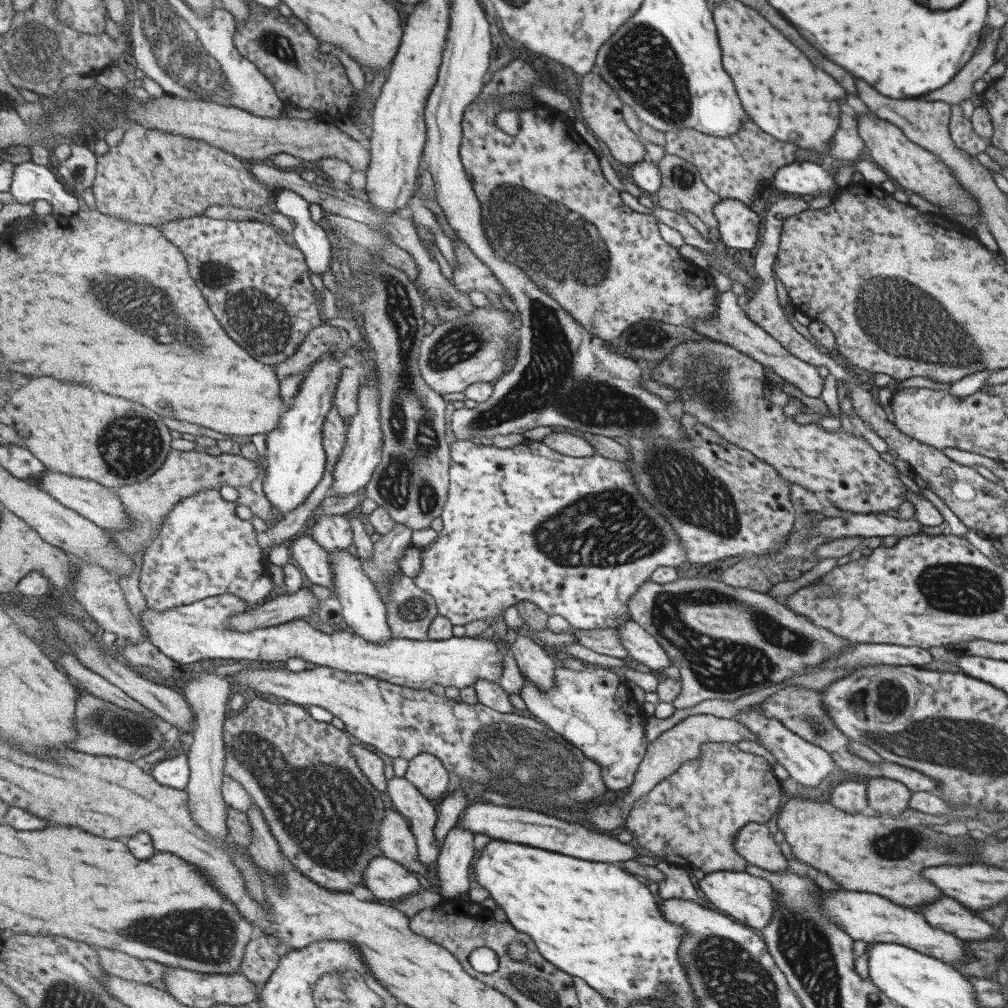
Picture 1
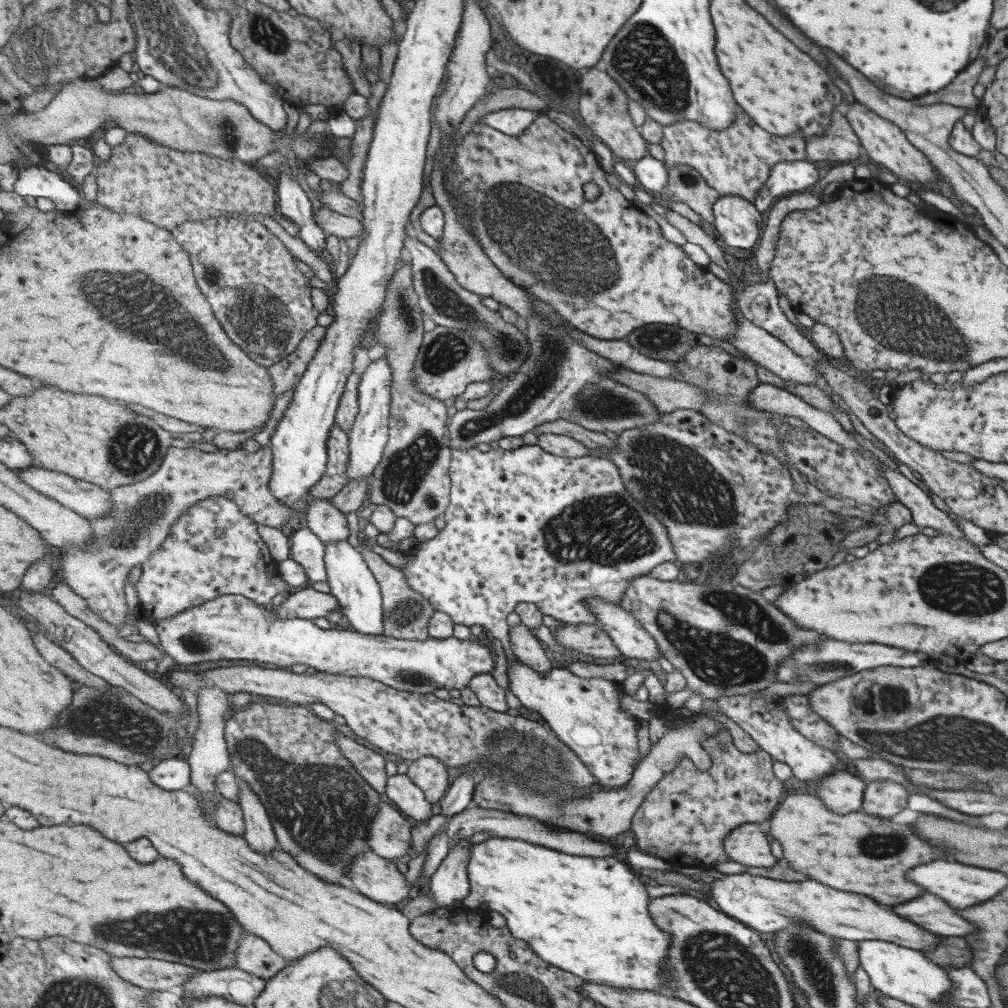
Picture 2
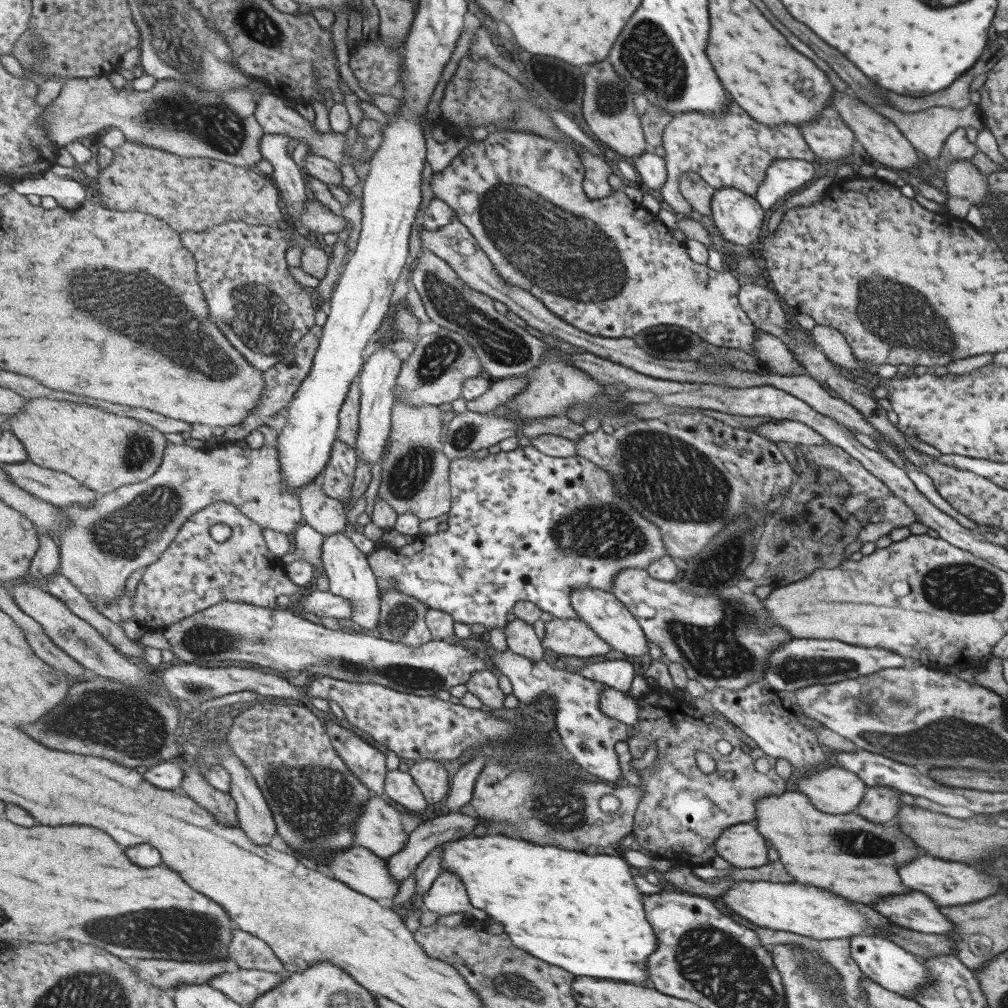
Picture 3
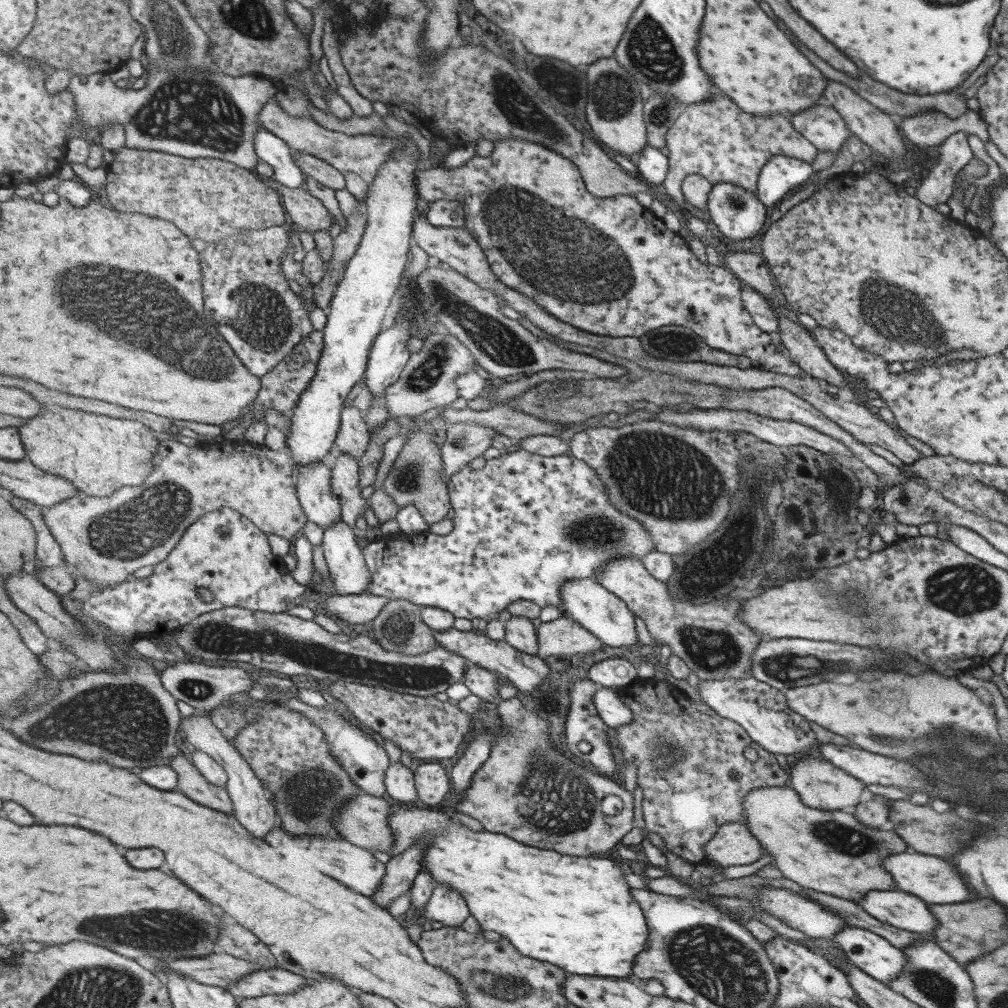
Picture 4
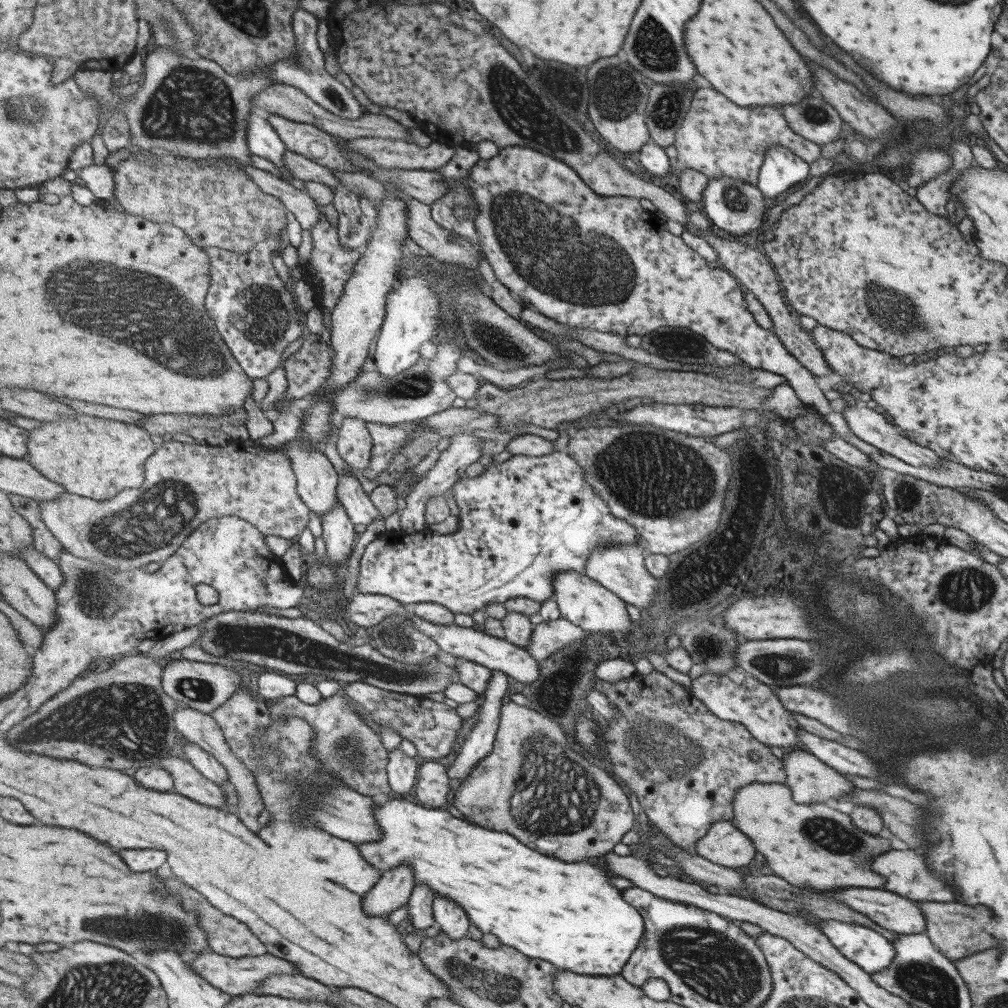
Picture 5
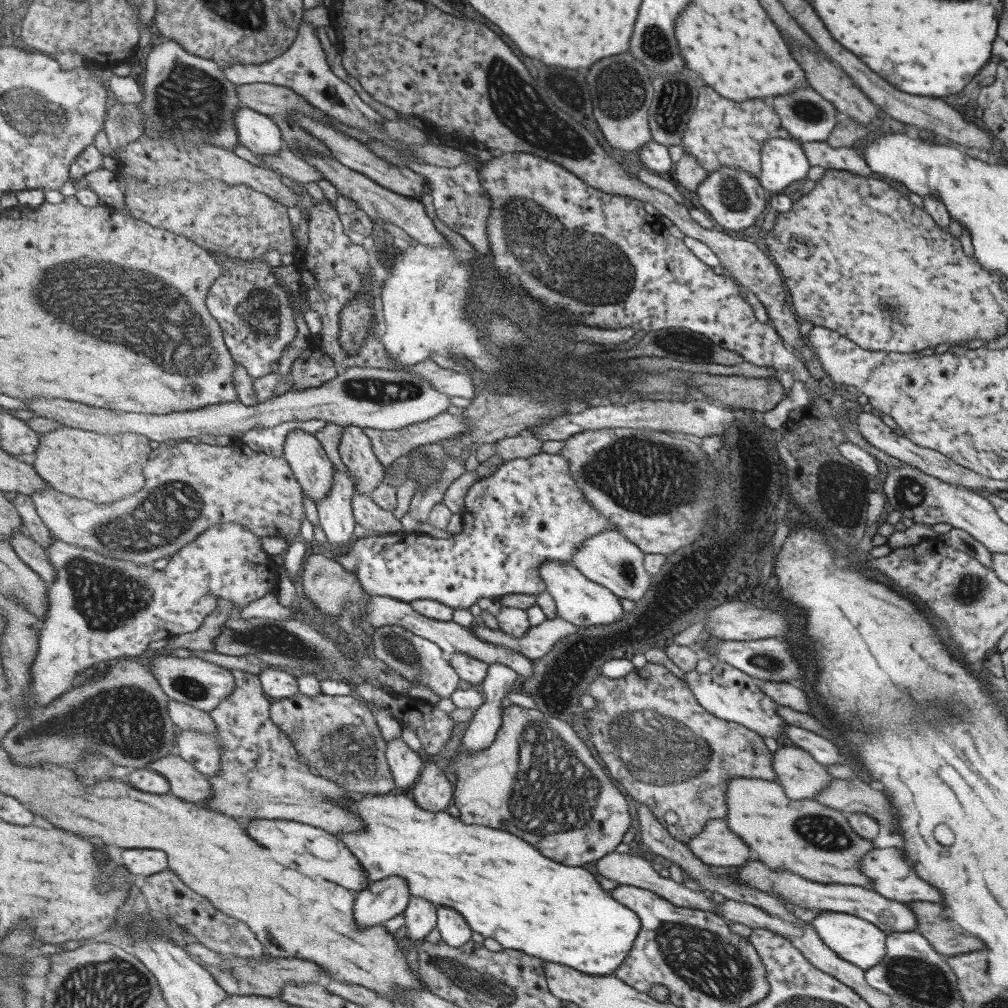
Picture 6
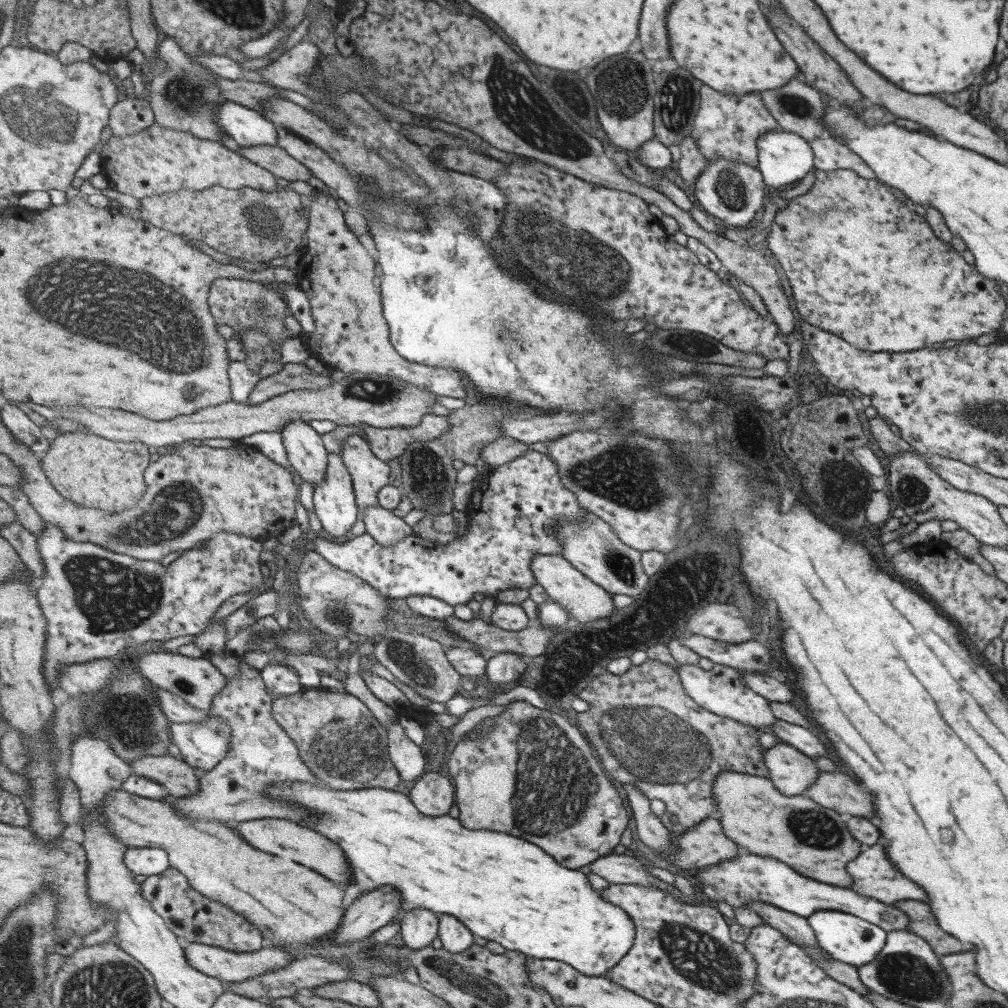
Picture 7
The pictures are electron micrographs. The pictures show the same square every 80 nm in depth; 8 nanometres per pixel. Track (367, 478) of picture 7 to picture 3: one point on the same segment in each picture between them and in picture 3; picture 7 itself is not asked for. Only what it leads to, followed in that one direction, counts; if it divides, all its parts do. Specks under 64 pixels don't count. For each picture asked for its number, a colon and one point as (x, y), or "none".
3: (350, 413)
4: (354, 438)
5: (354, 443)
6: (355, 449)

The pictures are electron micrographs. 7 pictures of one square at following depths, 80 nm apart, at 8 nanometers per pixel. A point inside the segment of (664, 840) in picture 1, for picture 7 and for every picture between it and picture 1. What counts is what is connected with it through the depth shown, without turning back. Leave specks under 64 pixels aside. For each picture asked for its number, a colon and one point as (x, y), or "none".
2: (684, 819)
3: (683, 810)
4: (689, 763)
5: (683, 763)
6: (668, 752)
7: (649, 733)

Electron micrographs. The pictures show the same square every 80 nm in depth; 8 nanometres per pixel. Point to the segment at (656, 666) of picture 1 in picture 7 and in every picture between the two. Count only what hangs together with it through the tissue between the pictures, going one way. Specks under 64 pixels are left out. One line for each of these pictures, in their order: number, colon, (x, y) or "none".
2: (631, 637)
3: (605, 613)
4: (599, 610)
5: (584, 601)
6: (581, 601)
7: (586, 601)

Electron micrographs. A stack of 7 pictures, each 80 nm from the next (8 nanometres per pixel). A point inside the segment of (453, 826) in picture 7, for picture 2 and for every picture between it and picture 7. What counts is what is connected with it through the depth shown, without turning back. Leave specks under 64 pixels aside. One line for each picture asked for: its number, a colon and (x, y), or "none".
2: (590, 916)
3: (584, 913)
4: (577, 913)
5: (568, 914)
6: (507, 890)

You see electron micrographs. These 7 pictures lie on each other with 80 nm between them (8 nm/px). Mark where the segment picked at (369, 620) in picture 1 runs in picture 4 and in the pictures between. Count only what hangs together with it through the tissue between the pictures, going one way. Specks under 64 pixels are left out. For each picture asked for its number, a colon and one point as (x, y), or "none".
2: (351, 580)
3: (350, 574)
4: (347, 566)

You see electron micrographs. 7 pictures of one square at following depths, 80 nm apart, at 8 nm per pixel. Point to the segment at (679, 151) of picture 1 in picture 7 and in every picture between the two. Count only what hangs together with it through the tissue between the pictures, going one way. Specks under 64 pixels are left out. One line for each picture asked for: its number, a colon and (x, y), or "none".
2: (736, 160)
3: (731, 150)
4: (714, 139)
5: (717, 138)
6: (720, 132)
7: (725, 125)

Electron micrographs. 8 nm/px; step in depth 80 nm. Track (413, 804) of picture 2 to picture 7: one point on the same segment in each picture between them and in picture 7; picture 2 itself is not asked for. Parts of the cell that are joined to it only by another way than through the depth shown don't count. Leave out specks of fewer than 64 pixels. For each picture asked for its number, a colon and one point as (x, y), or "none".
3: (400, 786)
4: (400, 781)
5: (403, 771)
6: (406, 764)
7: (408, 757)

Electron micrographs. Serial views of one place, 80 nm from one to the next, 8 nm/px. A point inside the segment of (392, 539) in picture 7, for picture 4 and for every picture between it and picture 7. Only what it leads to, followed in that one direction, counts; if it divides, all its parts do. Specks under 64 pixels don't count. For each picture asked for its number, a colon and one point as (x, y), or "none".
4: (346, 478)
5: (361, 509)
6: (368, 514)

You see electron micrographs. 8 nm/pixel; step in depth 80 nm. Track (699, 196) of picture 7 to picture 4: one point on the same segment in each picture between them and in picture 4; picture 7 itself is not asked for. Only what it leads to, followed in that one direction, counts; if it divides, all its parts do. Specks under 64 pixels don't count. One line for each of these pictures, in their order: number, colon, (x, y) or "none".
4: (737, 213)
5: (733, 206)
6: (734, 199)

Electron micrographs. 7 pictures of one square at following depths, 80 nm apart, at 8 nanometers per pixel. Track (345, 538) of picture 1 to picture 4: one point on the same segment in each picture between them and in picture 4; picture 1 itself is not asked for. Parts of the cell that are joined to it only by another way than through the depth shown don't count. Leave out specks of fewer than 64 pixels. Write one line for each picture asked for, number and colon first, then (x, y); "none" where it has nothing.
2: (330, 524)
3: (327, 515)
4: (313, 485)

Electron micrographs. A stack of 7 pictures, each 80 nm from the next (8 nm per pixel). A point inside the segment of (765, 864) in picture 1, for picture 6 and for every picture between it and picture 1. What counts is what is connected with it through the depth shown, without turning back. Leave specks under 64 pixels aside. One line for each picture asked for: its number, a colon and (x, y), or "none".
2: (748, 844)
3: (740, 845)
4: (732, 844)
5: (724, 845)
6: (715, 845)

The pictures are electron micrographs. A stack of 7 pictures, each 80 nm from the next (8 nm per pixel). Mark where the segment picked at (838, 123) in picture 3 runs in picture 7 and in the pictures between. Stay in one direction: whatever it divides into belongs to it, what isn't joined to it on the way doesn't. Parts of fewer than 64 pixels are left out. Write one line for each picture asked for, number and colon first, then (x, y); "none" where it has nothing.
4: (820, 124)
5: (814, 120)
6: (805, 115)
7: (798, 109)

